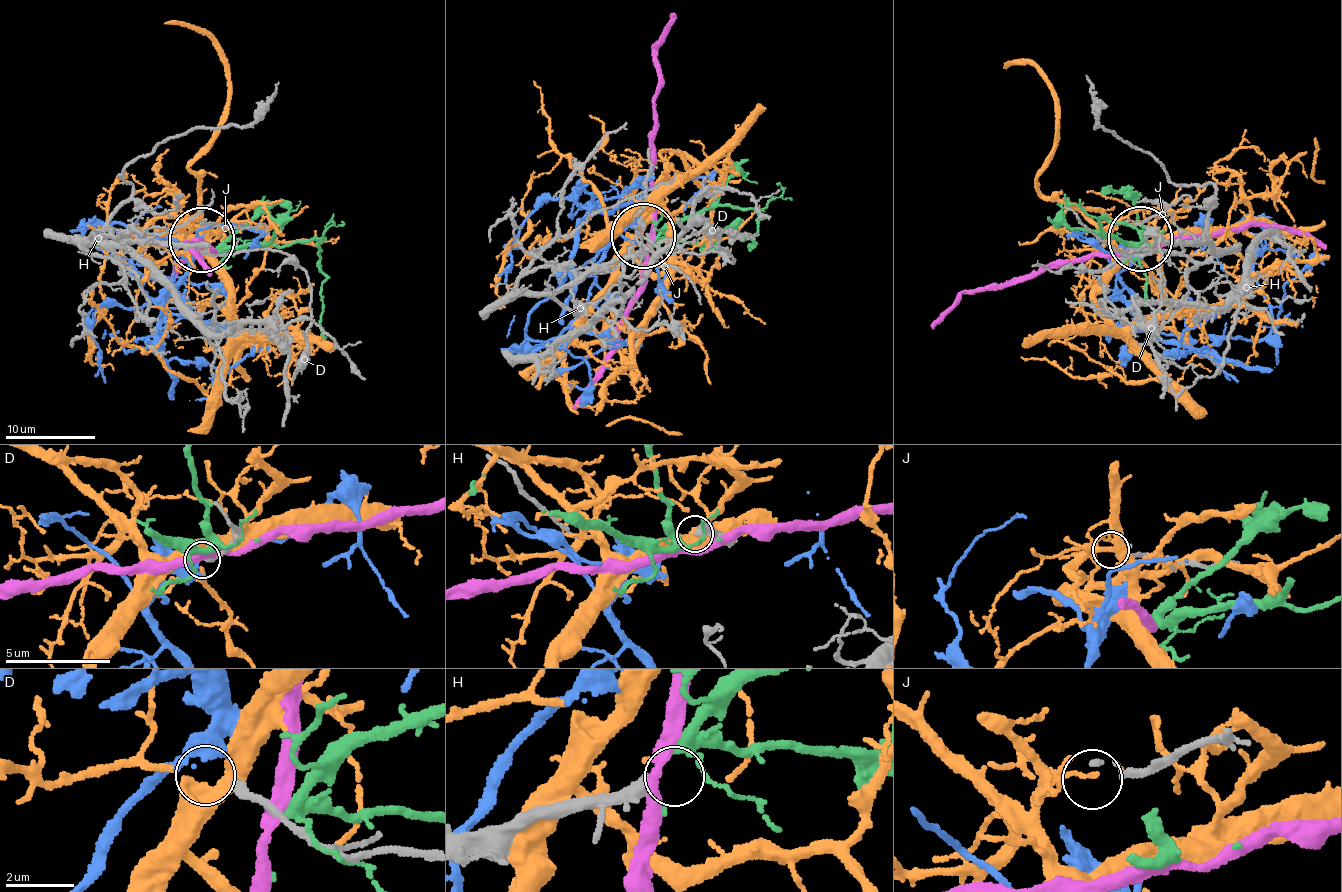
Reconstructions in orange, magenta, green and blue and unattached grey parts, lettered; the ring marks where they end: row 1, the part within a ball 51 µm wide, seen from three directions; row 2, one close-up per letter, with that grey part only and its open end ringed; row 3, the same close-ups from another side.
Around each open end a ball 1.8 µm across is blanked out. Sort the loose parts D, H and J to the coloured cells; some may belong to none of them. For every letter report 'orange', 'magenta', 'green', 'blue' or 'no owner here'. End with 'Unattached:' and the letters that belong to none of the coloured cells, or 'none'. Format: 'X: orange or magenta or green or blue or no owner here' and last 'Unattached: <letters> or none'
D: blue
H: green
J: no owner here
Unattached: J

